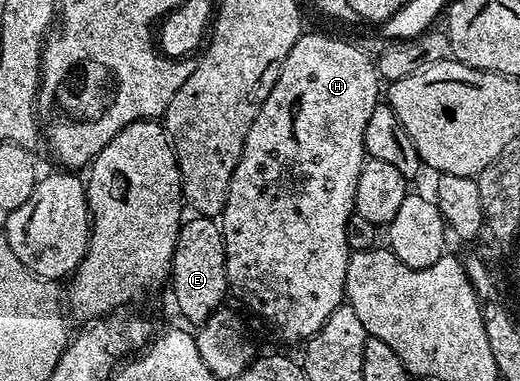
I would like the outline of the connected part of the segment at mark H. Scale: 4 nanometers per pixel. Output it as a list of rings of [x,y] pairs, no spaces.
[[[327,34],[299,35],[297,44],[289,52],[285,64],[281,68],[281,76],[277,76],[277,84],[273,84],[273,92],[265,96],[265,104],[261,104],[261,112],[257,112],[257,120],[253,120],[253,128],[249,128],[249,136],[245,136],[245,148],[241,152],[241,160],[233,172],[233,180],[229,184],[229,196],[225,200],[225,208],[221,215],[221,229],[225,244],[225,260],[227,261],[227,284],[232,295],[236,294],[257,317],[268,322],[287,342],[299,342],[312,338],[329,320],[331,313],[344,305],[347,292],[347,265],[352,250],[347,243],[347,225],[355,213],[355,189],[357,176],[361,176],[361,168],[365,161],[365,124],[369,124],[369,116],[373,116],[373,108],[381,102],[381,79],[376,63],[359,46],[351,42],[342,42],[339,38],[330,38]]]

